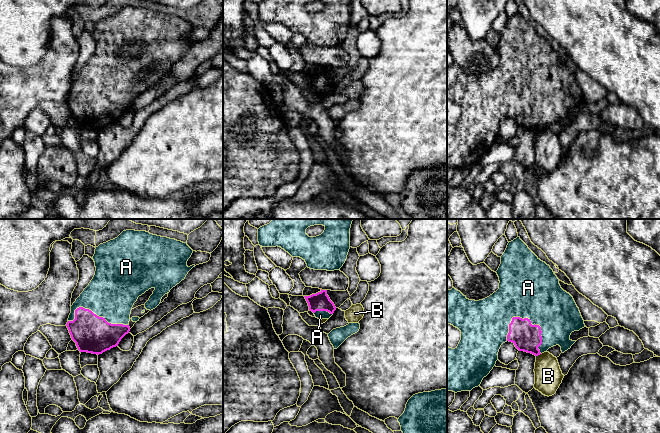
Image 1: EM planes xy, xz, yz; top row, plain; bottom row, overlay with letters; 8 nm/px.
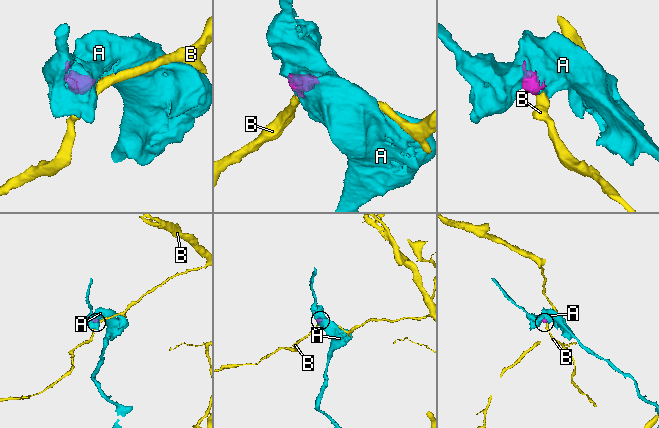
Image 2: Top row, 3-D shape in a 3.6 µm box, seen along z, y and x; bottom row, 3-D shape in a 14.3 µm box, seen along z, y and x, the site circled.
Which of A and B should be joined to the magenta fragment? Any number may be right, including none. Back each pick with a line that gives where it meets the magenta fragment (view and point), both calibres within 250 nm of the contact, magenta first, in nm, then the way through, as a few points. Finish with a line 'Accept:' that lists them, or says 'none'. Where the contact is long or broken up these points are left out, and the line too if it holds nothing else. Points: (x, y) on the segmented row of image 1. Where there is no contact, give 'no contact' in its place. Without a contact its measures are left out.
A: meets magenta in yz at (539, 326); 220 nm thick on the magenta side, 400 nm on the other
Accept: A

